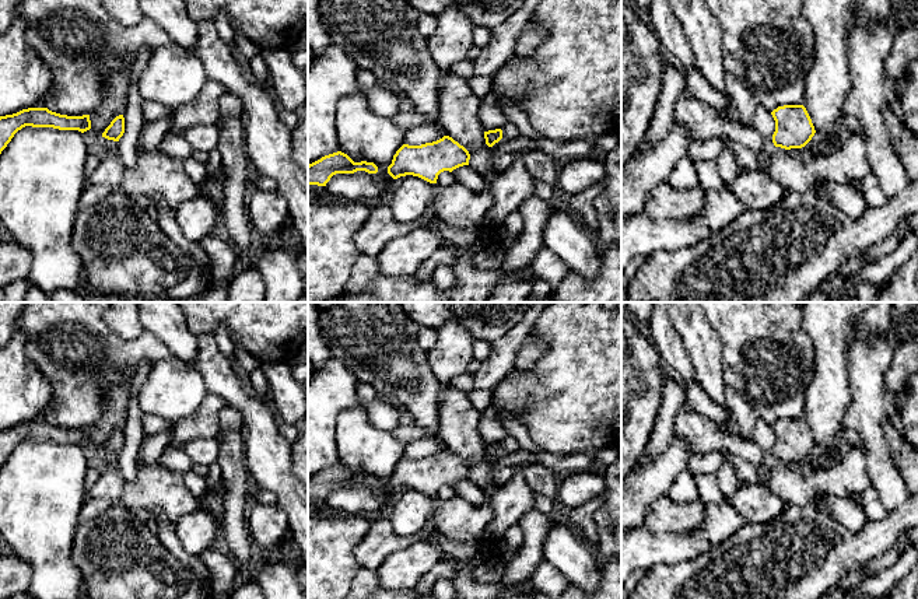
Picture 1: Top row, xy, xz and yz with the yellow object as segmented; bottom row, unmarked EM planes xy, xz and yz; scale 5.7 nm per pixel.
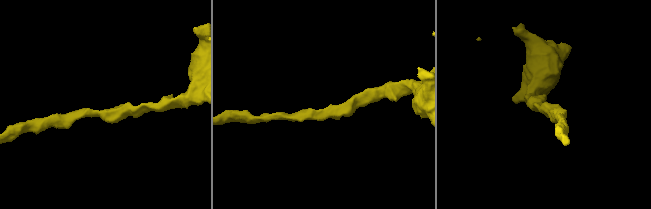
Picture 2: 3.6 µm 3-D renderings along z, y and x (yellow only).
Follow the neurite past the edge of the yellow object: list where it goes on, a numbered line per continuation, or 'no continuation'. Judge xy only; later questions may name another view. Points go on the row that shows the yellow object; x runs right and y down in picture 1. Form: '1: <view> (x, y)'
no continuation

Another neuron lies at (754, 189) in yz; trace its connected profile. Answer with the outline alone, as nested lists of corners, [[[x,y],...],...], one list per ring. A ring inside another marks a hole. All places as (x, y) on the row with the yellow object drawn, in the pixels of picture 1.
[[[747,171],[737,174],[729,185],[735,197],[746,210],[765,210],[777,204],[785,195],[781,185],[764,171]]]

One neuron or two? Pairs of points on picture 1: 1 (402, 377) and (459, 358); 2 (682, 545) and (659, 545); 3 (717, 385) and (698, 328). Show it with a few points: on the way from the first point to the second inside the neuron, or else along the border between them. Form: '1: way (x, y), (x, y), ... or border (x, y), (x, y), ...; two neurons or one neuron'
1: border (426, 351), (433, 374), (442, 384); two neurons
2: way (676, 545), (665, 545); one neuron
3: way (708, 371), (701, 342); one neuron

